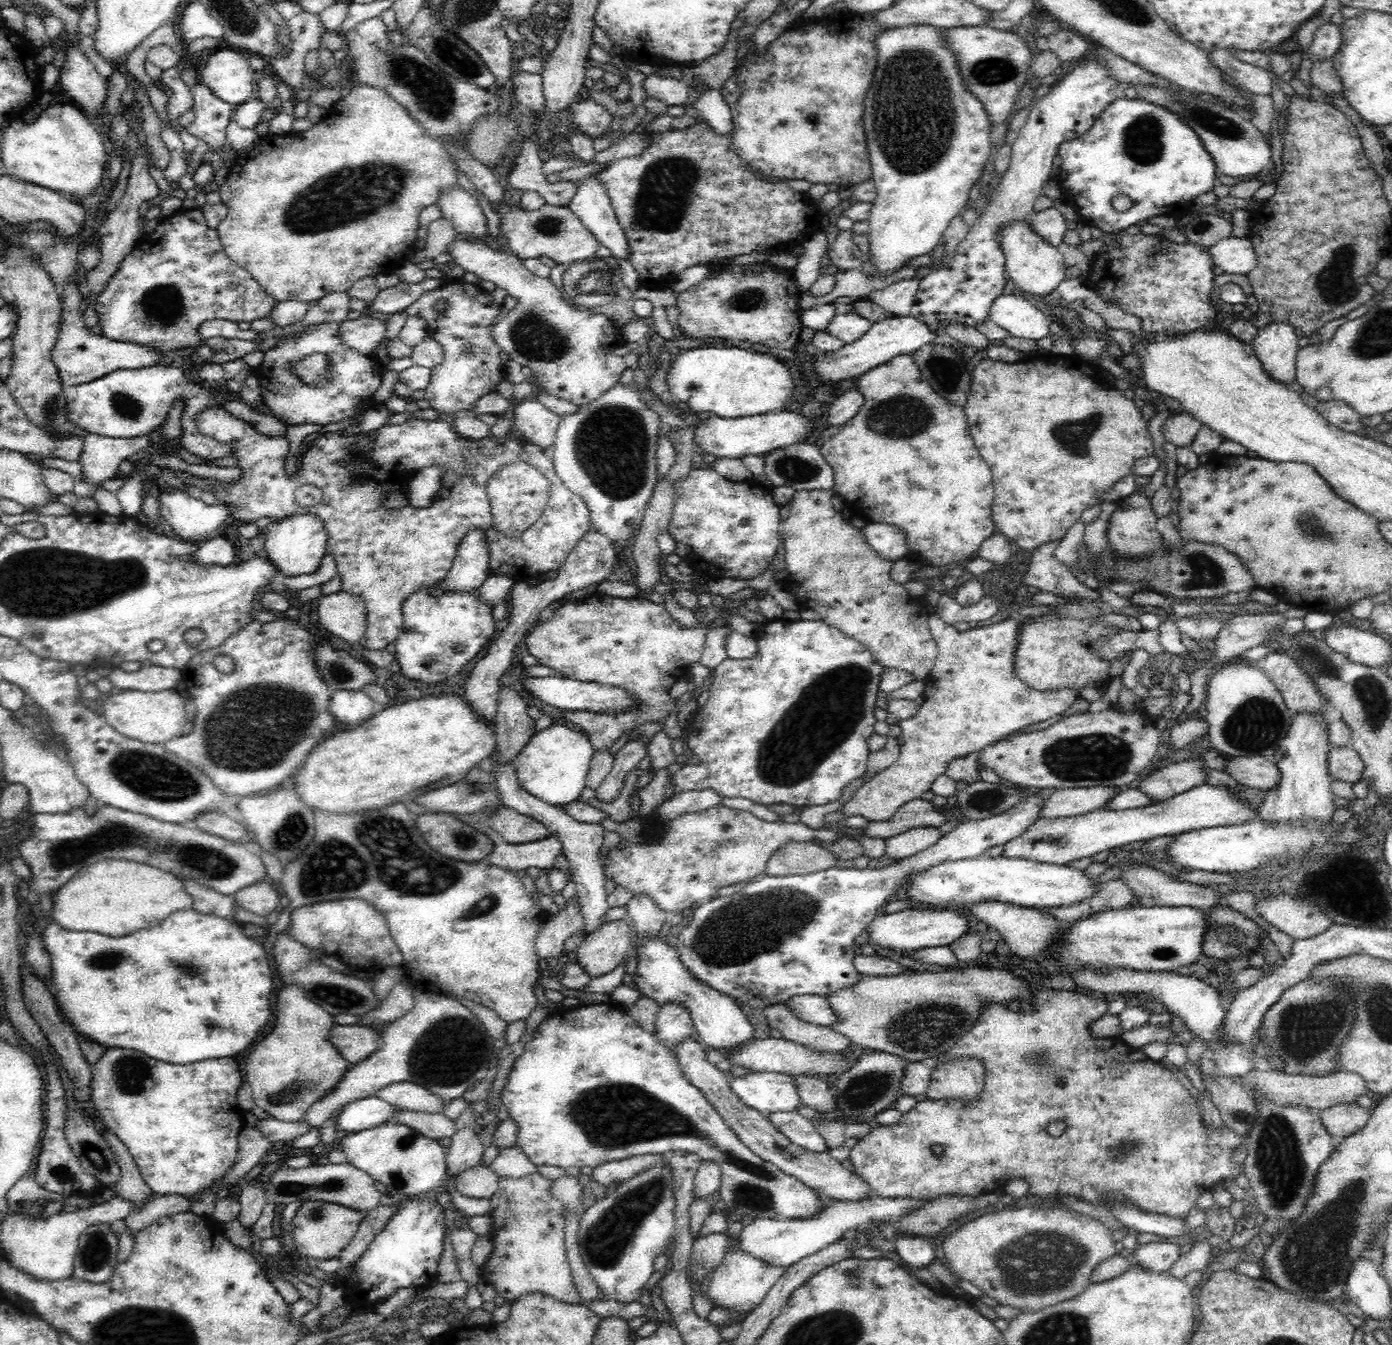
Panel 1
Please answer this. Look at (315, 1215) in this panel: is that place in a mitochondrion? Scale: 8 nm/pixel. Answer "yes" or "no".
yes

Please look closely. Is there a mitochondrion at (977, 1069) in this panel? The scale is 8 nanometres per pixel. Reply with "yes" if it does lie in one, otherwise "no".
no

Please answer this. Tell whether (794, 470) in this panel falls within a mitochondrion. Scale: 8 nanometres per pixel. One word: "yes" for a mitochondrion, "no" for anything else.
yes

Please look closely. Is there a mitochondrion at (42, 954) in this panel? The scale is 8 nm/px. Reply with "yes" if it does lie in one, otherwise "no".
no

